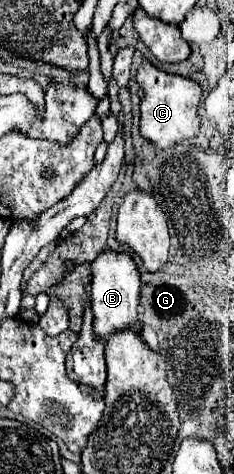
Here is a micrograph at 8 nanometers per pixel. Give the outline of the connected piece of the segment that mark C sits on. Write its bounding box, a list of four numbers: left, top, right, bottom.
[137,61,201,149]

